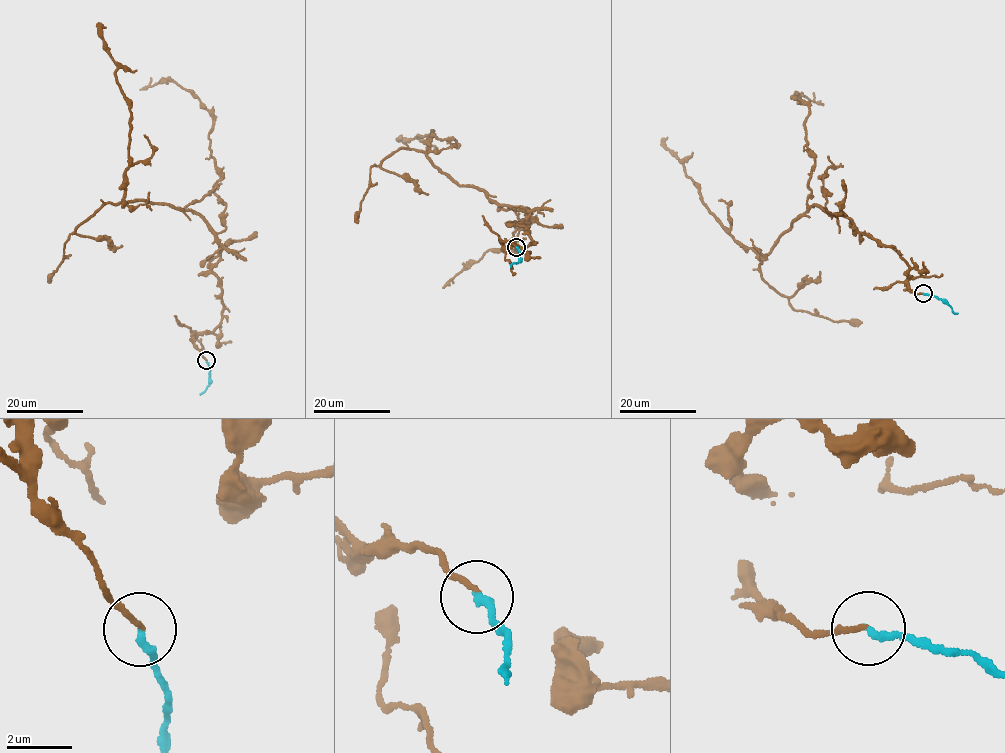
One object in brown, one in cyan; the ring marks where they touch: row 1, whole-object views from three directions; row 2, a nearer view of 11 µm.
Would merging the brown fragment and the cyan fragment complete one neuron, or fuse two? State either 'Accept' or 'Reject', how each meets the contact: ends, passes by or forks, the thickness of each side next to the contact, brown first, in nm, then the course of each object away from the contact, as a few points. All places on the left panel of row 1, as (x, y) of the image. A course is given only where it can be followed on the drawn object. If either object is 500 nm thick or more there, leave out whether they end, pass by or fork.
Accept. At the ring brown ends. At the ring cyan ends. Thickness 140 nm (brown) against 260 nm. Course of brown: (206, 360), (194, 334), (221, 320), (211, 269), (223, 246), (190, 211), (122, 202), (129, 103), (106, 27). Course of cyan: (206, 360), (210, 368), (209, 384), (200, 394)

